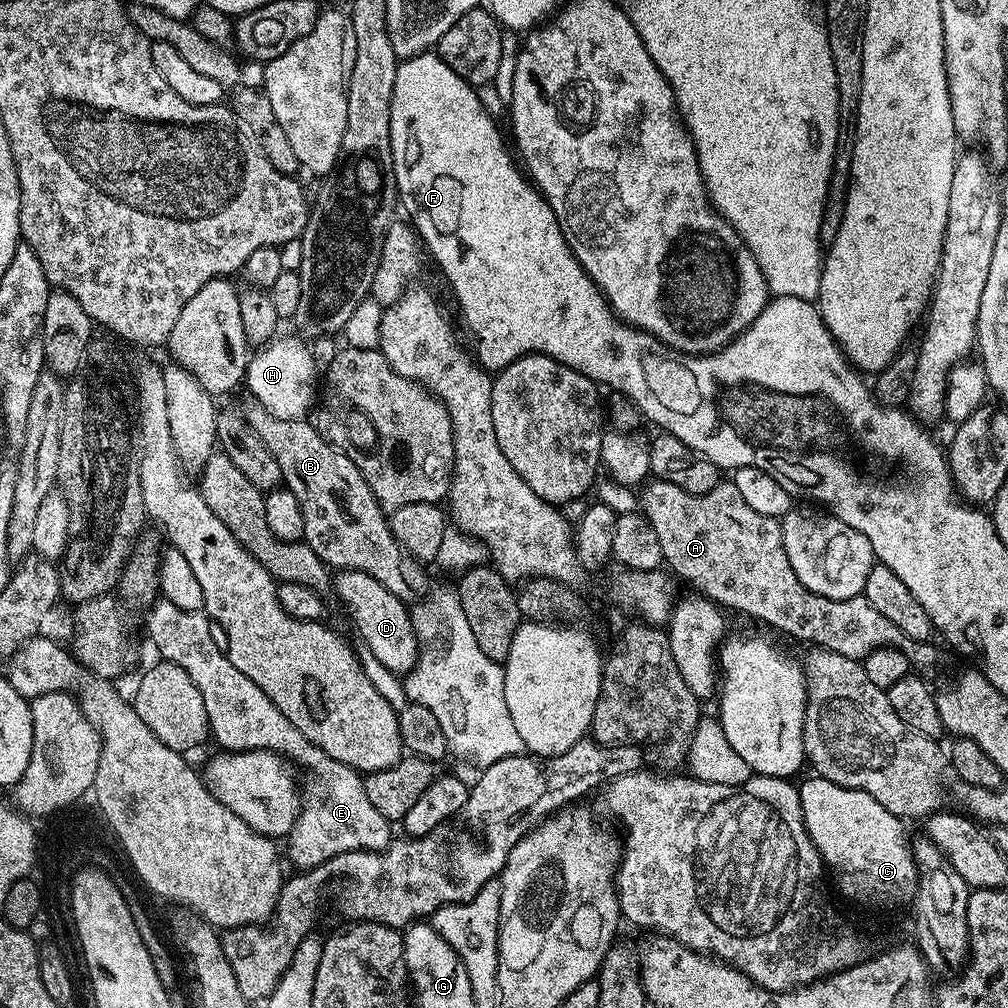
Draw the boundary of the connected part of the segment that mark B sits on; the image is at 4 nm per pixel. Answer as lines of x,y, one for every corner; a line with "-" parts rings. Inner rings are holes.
248,398
245,404
242,404
242,411
246,422
251,426
253,434
258,438
262,438
262,442
266,446
266,450
270,450
270,454
278,462
278,470
280,471
280,479
283,487
291,490
294,498
298,498
298,506
302,506
302,526
304,527
303,543
310,546
310,550
314,550
314,554
318,554
318,558
322,558
322,562
328,565
332,570
362,570
362,574
370,574
374,578
378,578
378,582
382,582
382,586
386,586
386,590
390,590
390,594
394,594
398,599
405,602
415,602
429,591
428,584
428,568
417,560
408,551
405,551
403,545
396,540
389,524
389,517
386,515
385,509
374,498
374,494
370,490
370,486
366,482
366,478
362,478
362,474
358,470
358,466
354,466
354,462
350,462
350,458
346,458
346,454
342,454
334,447
328,444
326,438
322,438
322,434
318,431
315,423
309,422
307,419
291,420
290,418
278,418
270,413
259,403
259,401

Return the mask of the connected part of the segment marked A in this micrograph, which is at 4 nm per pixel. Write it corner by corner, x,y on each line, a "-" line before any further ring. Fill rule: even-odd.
652,478
643,485
642,491
642,515
648,519
650,526
654,526
654,534
658,534
658,546
662,546
664,564
672,567
686,583
693,584
697,593
719,604
721,609
734,608
738,612
745,612
796,640
809,640
809,645
842,654
851,660
863,661
876,648
902,650
912,666
932,664
939,658
940,652
932,642
911,640
902,634
902,630
898,630
898,626
894,626
894,622
890,622
882,610
874,610
874,606
870,606
862,594
845,600
831,600
806,590
806,586
798,582
798,574
794,574
790,558
786,558
780,520
758,514
758,510
746,506
742,494
738,494
738,486
731,482
721,482
706,494
690,494
674,486
674,482

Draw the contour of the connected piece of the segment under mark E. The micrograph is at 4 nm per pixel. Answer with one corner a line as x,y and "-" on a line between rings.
160,598
147,609
147,612
149,638
156,643
157,650
161,652
159,655
163,659
174,662
174,666
182,666
182,670
186,670
186,674
190,674
190,682
194,682
194,686
198,686
198,694
202,694
202,702
206,702
208,731
214,740
216,736
217,742
222,746
221,749
231,753
253,752
261,748
267,752
276,752
301,769
303,769
302,767
308,768
308,785
305,783
302,788
300,813
291,832
286,837
288,856
297,864
295,866
297,869
314,869
327,859
334,858
335,855
346,854
354,850
383,852
392,843
393,825
386,818
382,818
382,814
378,814
378,810
374,810
370,798
366,798
364,776
356,769
330,758
321,748
311,744
293,726
290,718
286,718
286,714
282,714
282,710
278,710
278,706
274,706
274,702
270,702
270,698
266,698
266,694
262,694
262,690
258,690
258,686
254,686
254,682
250,682
250,678
246,678
246,674
242,674
242,670
238,670
238,666
234,666
234,662
230,662
221,641
219,639
216,641
212,637
213,621
209,620
203,611
178,610
178,606
174,606
174,602

